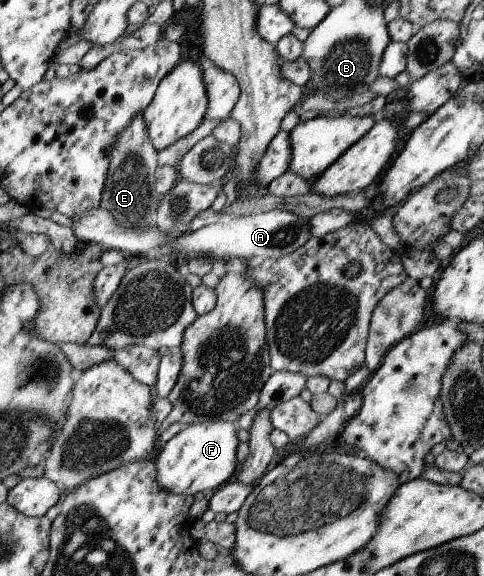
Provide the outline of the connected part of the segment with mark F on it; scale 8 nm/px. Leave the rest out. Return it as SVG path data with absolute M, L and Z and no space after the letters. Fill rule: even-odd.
M204 421L185 425L170 440L157 447L152 461L156 482L175 495L193 496L202 490L215 490L238 471L236 462L237 424L235 422Z

